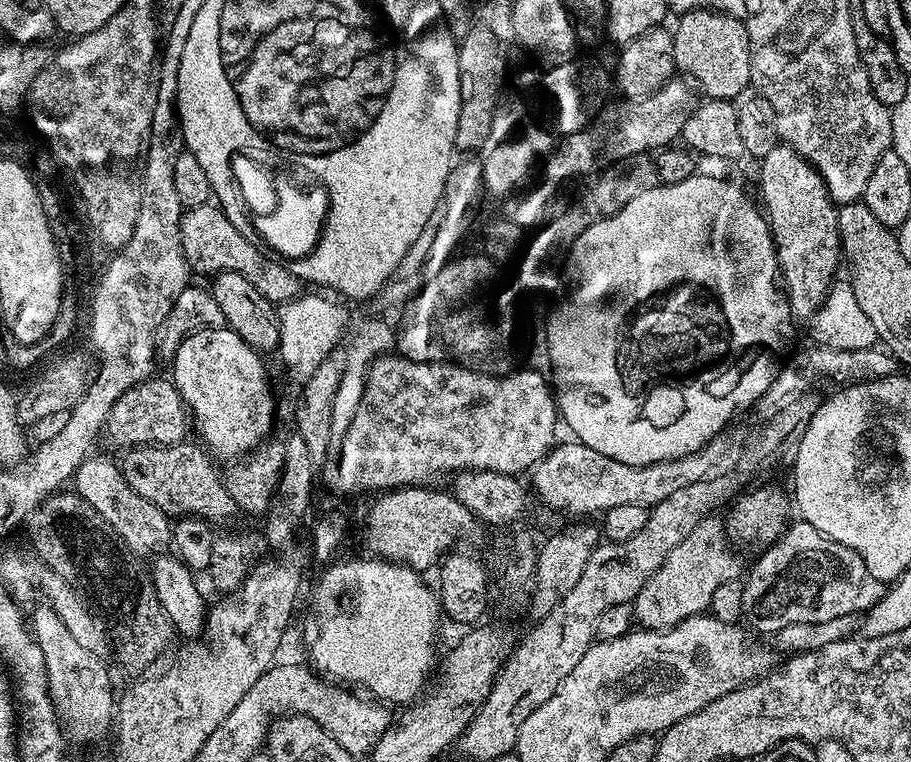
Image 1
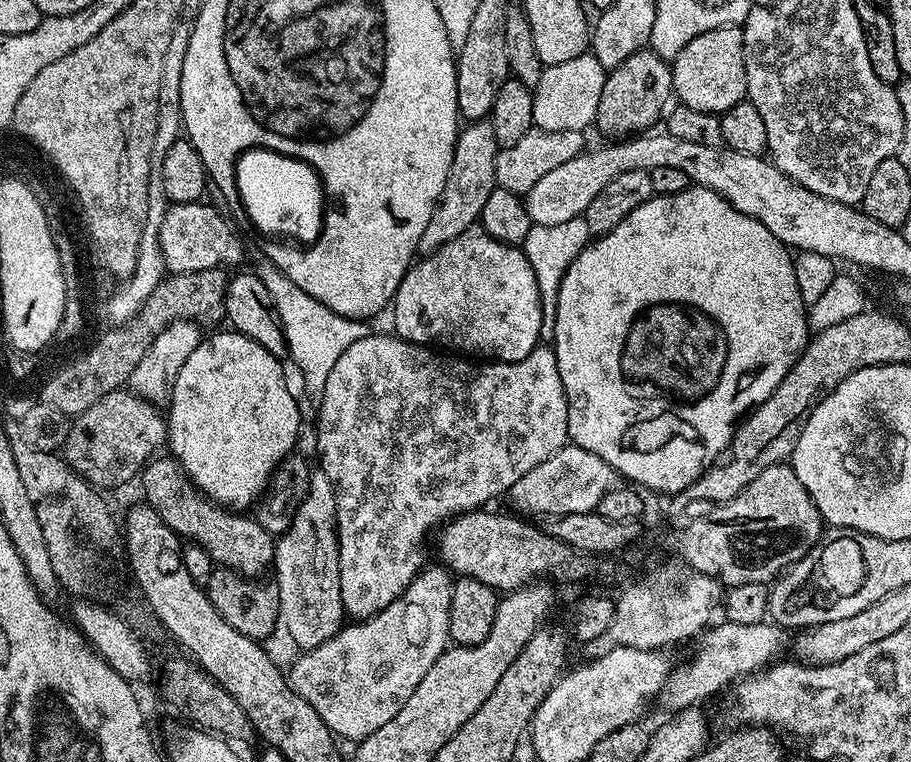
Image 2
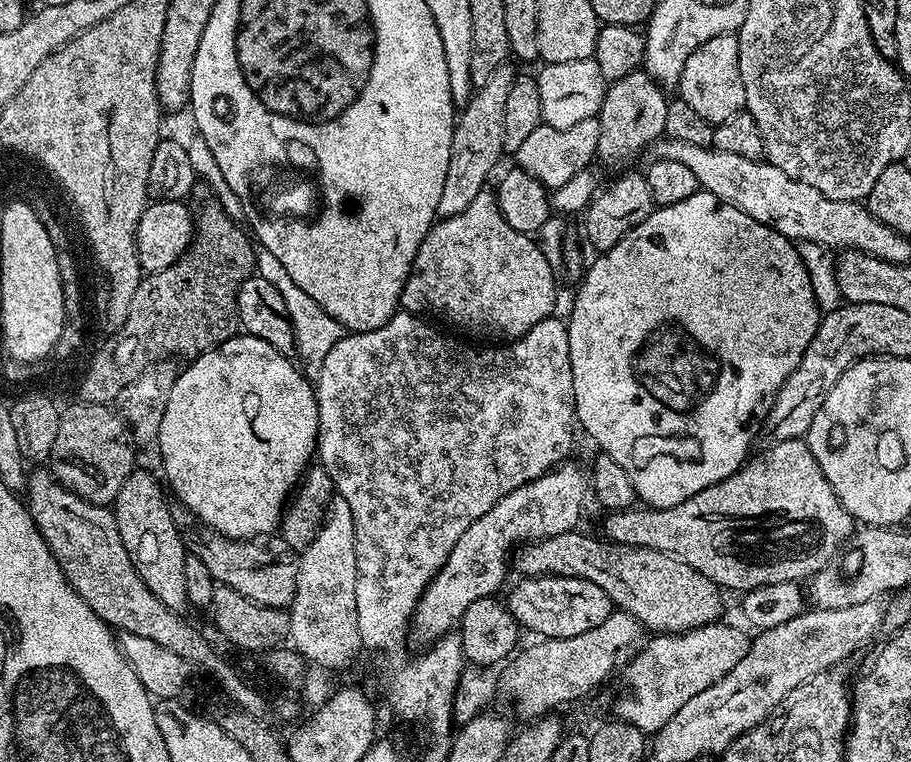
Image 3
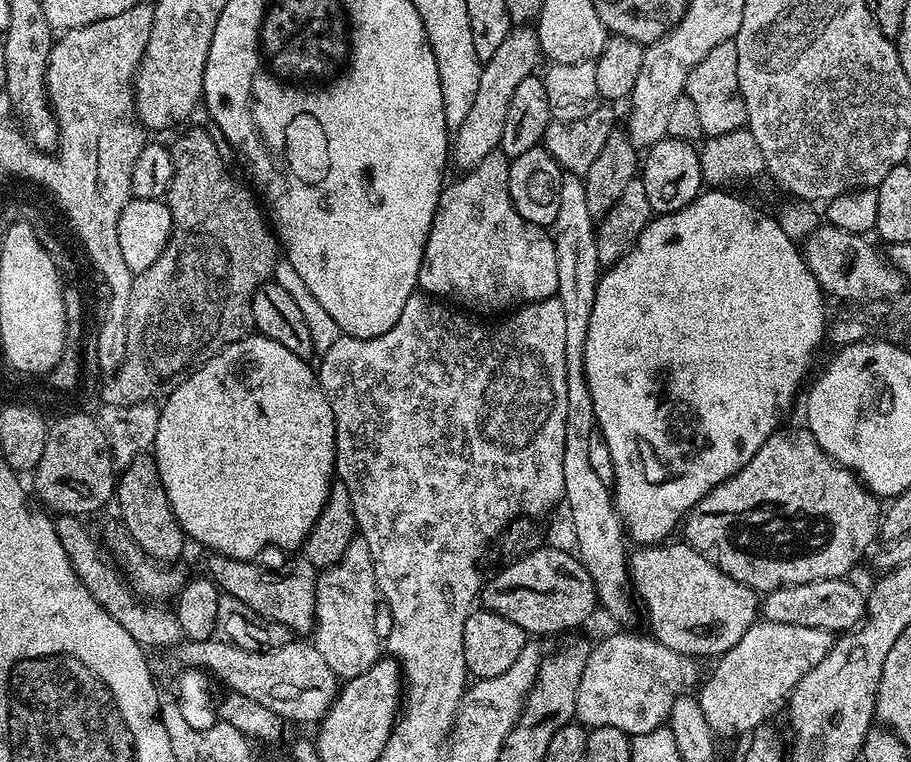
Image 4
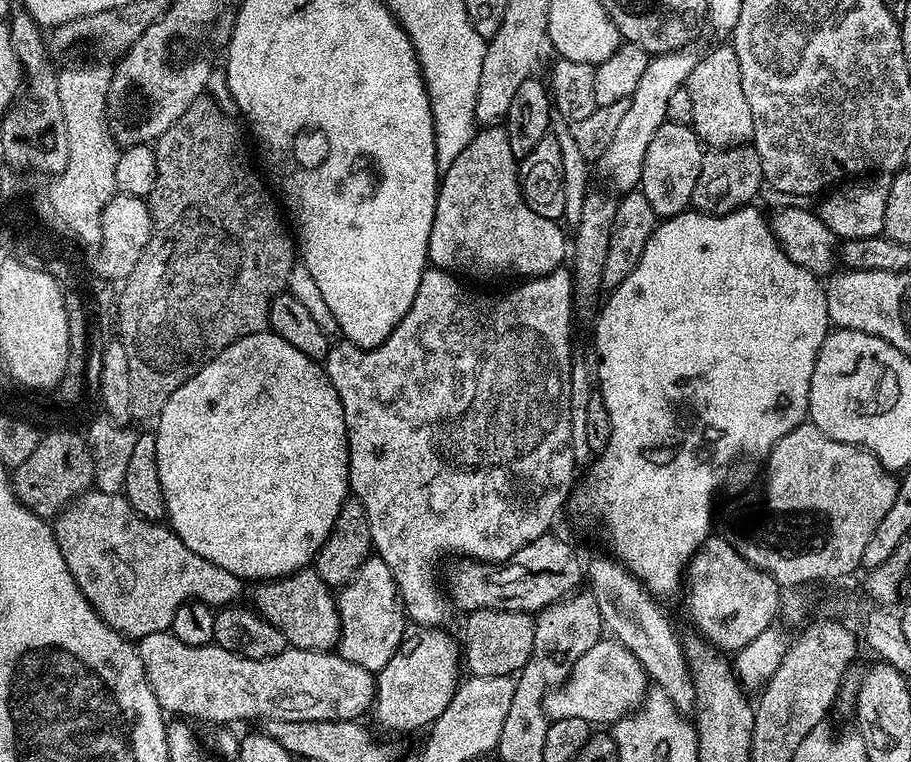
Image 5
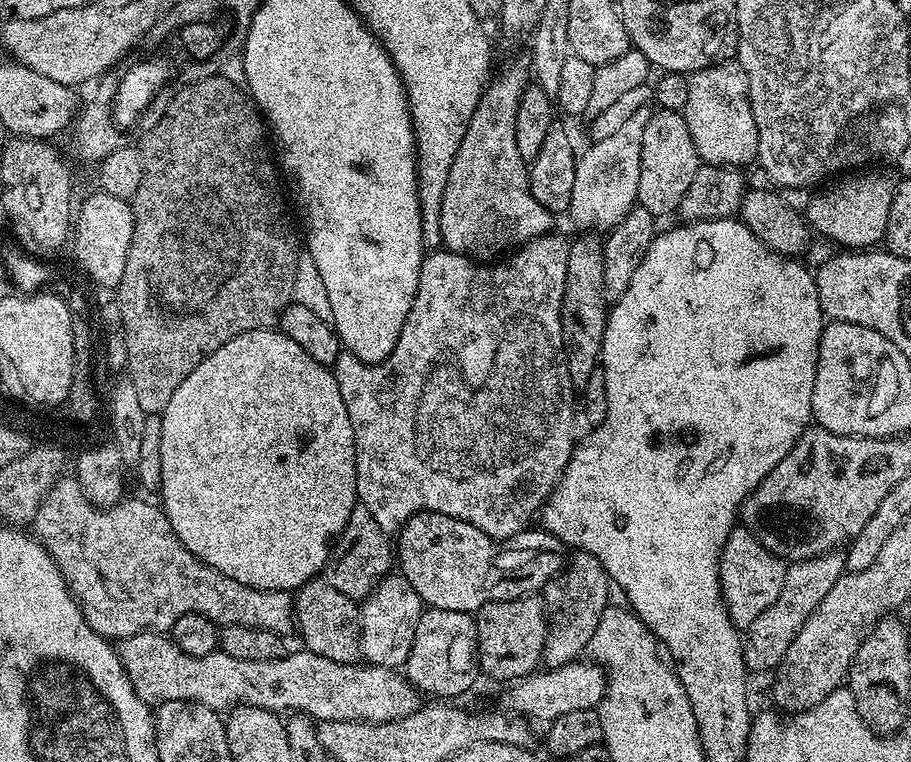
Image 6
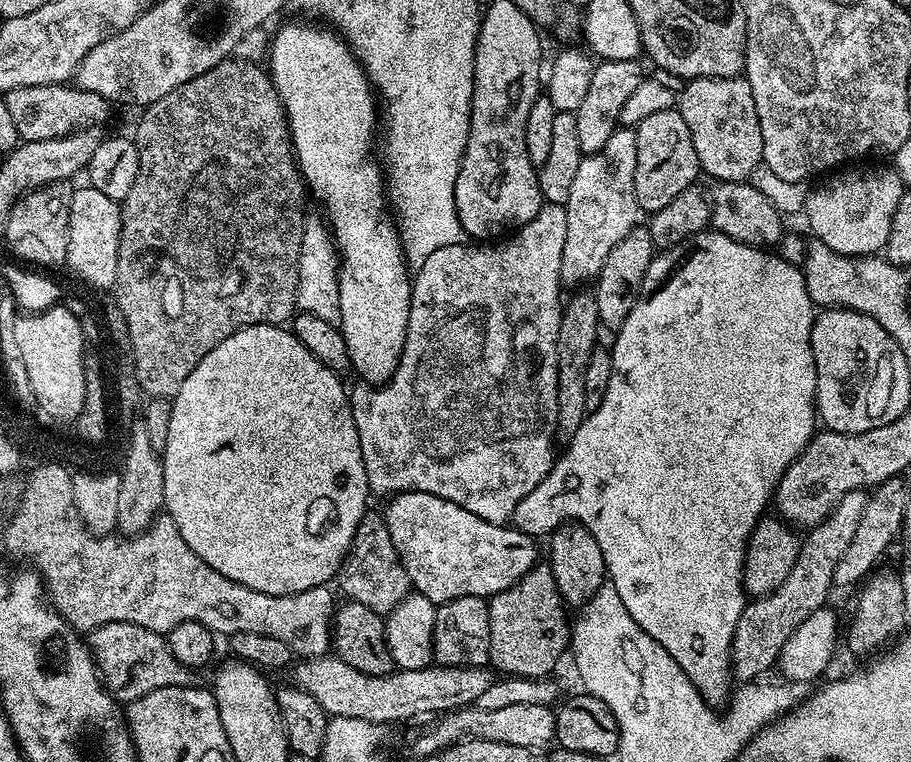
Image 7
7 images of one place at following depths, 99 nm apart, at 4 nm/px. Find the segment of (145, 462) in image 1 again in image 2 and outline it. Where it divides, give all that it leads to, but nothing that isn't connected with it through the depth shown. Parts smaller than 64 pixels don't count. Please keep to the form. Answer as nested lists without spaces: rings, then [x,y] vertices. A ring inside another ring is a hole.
[[[153,458],[144,465],[138,484],[144,487],[143,499],[174,530],[177,536],[193,544],[199,544],[210,554],[213,565],[234,570],[240,576],[260,578],[273,567],[276,558],[276,540],[251,515],[237,514],[213,500],[209,500],[192,479],[184,473],[175,458]]]

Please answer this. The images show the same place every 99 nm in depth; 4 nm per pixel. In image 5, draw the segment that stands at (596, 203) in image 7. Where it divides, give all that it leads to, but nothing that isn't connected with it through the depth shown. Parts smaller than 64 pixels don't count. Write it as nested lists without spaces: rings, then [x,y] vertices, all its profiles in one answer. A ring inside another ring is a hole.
[[[685,46],[676,52],[661,52],[649,59],[646,74],[642,74],[634,94],[627,99],[628,105],[622,123],[614,129],[614,138],[610,138],[610,146],[606,146],[598,161],[601,178],[606,183],[613,184],[608,186],[617,193],[623,194],[639,189],[646,146],[650,146],[650,138],[658,134],[658,126],[666,123],[668,119],[666,106],[670,106],[670,97],[674,94],[674,90],[685,87],[690,78],[690,70],[694,70],[700,57],[699,51],[695,52],[691,46]]]

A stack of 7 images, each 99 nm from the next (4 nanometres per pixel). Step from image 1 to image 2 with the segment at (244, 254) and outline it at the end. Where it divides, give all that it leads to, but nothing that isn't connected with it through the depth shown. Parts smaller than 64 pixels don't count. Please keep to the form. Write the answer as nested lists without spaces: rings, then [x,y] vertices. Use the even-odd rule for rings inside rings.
[[[169,203],[165,210],[160,230],[160,244],[164,255],[164,267],[169,273],[212,272],[219,264],[236,264],[243,258],[244,244],[235,232],[237,229],[233,221],[223,211],[220,213],[218,209],[204,203]]]

